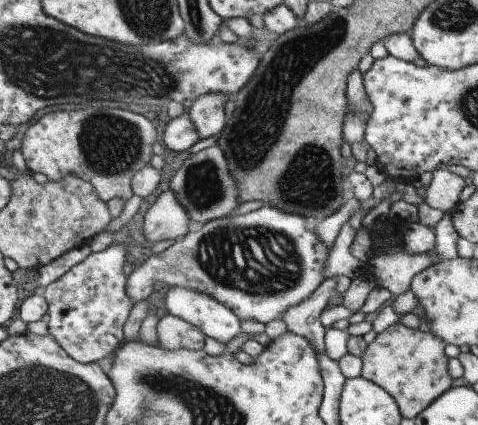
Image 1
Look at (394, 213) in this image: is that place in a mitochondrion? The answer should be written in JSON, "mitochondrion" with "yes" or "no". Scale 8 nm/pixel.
{"mitochondrion":"no"}

